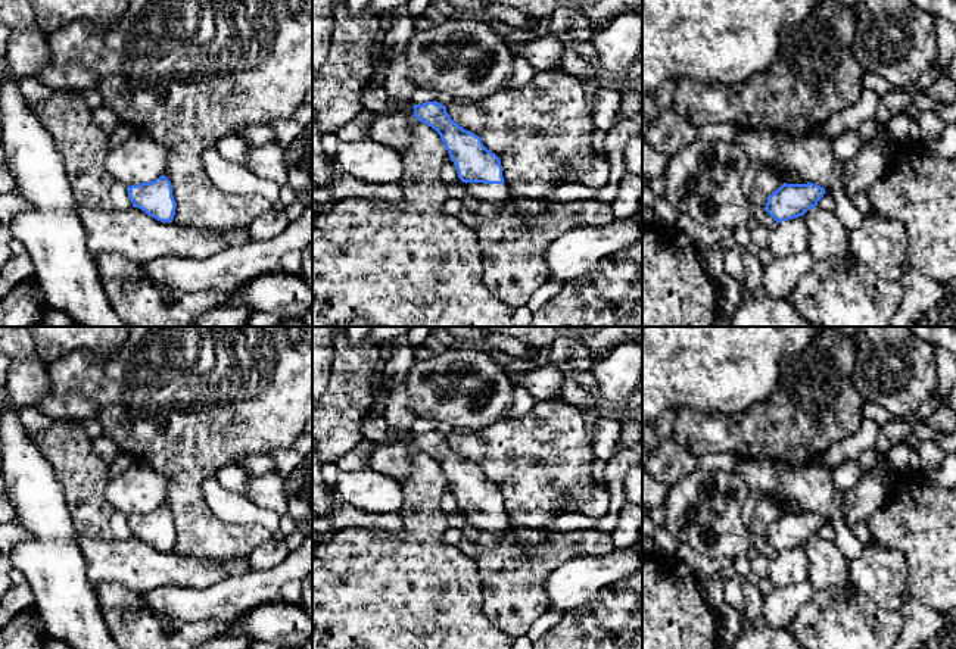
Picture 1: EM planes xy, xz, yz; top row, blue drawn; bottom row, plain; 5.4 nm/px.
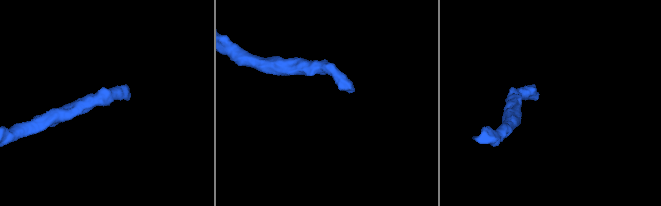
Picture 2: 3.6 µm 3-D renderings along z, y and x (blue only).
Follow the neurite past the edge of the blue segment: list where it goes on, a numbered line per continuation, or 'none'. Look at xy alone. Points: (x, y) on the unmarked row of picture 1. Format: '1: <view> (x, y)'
none

